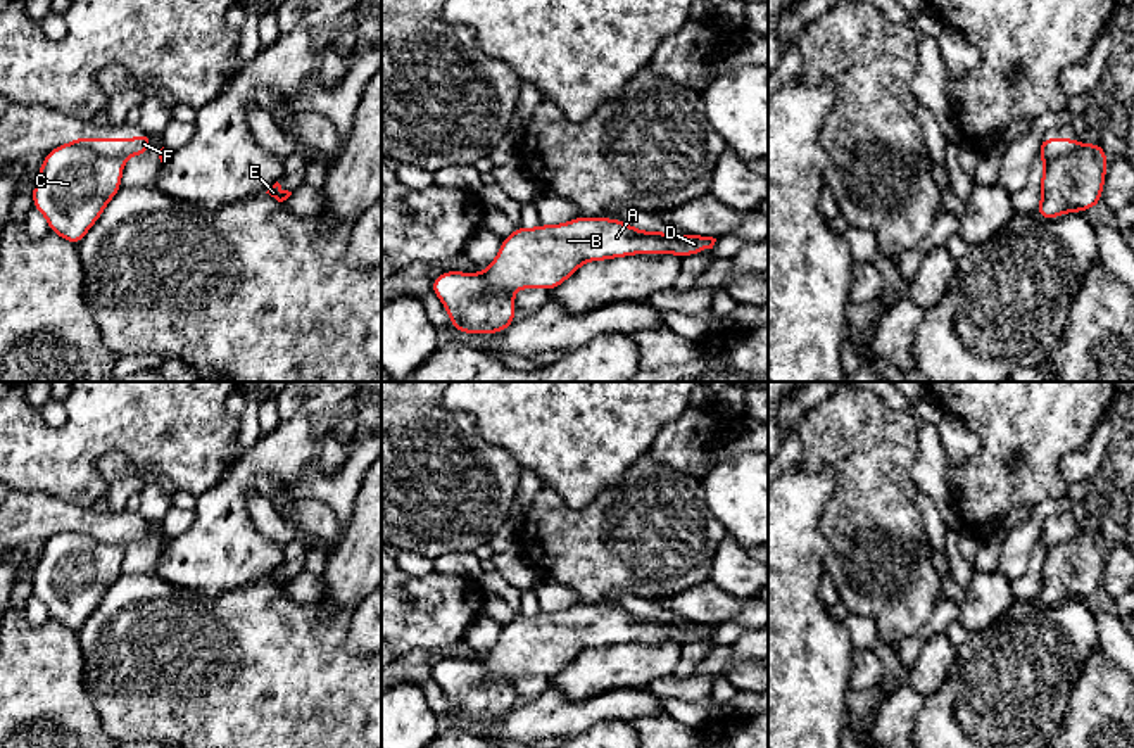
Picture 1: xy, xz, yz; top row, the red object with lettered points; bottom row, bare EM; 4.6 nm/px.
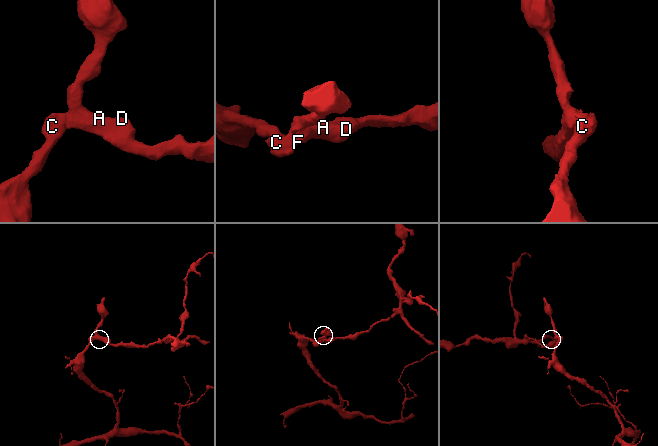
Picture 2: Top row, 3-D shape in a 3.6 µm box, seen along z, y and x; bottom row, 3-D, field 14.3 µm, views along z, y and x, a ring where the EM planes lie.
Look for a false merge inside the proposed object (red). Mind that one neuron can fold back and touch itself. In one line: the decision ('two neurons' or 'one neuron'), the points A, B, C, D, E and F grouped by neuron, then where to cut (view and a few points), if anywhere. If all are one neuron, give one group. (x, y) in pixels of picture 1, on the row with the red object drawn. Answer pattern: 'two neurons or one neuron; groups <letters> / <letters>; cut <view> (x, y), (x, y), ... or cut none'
two neurons; groups A B D E F / C; cut xy (69, 144), (123, 161)

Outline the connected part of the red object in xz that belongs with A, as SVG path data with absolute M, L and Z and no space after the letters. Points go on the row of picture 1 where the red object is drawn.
M578 216L561 225L518 226L502 240L495 259L480 275L490 292L554 290L582 264L633 254L671 252L684 259L713 249L716 238L642 231L623 219Z

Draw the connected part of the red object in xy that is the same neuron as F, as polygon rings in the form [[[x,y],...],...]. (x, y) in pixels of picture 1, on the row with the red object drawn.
[[[142,131],[138,138],[72,138],[71,145],[86,147],[102,157],[129,159],[150,149],[152,135]]]

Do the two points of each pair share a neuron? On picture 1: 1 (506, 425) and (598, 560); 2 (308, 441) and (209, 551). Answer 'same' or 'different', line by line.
1: different
2: same

